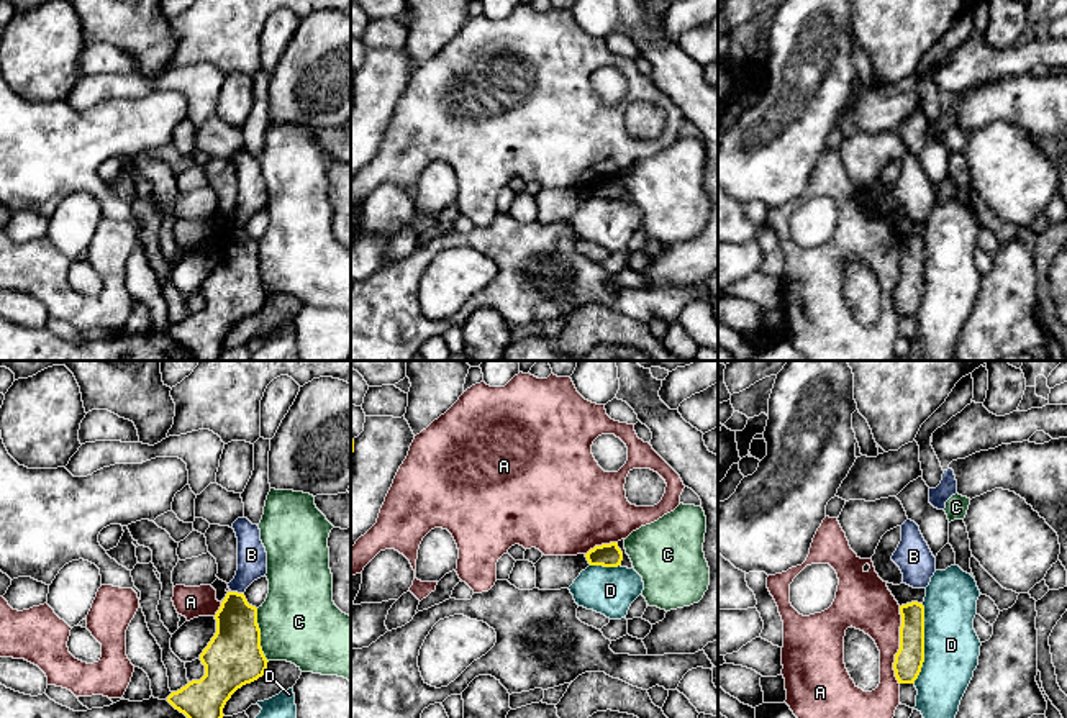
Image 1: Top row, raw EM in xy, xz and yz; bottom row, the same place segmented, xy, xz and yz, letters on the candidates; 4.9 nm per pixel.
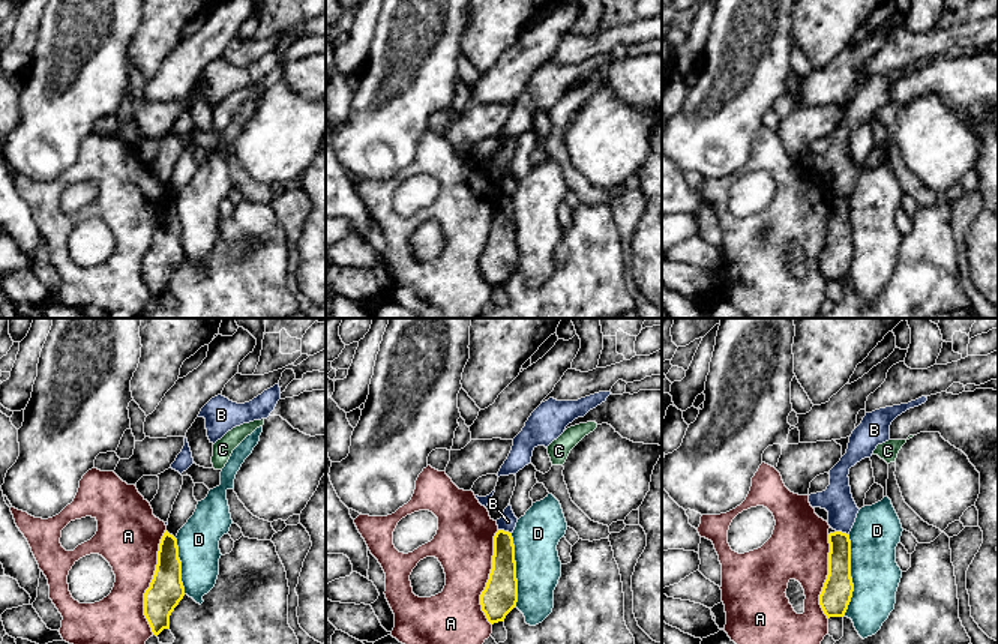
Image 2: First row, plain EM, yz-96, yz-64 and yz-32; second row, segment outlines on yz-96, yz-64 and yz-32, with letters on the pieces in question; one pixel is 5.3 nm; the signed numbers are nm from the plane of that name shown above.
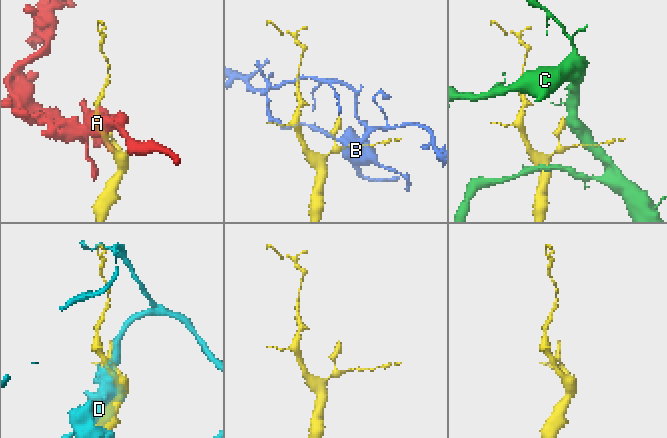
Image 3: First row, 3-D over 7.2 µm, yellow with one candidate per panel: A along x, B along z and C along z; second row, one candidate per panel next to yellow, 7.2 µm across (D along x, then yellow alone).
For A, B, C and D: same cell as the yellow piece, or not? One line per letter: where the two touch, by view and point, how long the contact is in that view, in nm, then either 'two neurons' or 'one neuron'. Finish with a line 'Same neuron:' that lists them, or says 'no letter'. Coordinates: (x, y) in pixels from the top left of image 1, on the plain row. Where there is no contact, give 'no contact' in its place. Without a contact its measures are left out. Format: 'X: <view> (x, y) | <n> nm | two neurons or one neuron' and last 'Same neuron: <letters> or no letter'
A: yz (900, 279) | 380 nm | two neurons
B: xy (236, 225) | 70 nm | two neurons
C: xy (259, 268) | 280 nm | two neurons
D: yz (923, 276) | 400 nm | two neurons
Same neuron: no letter

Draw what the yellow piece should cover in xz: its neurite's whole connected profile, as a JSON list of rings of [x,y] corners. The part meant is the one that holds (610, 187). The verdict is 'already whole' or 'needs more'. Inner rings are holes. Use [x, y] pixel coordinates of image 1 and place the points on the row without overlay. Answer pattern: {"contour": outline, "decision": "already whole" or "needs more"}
{"contour": [[[618,175],[595,179],[585,187],[590,198],[618,200],[623,193],[623,185]]], "decision": "already whole"}

